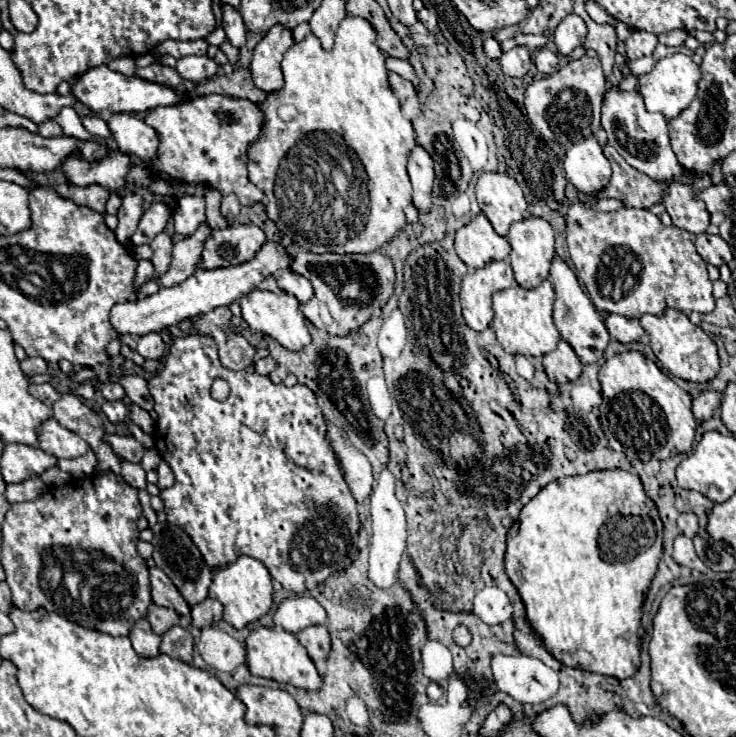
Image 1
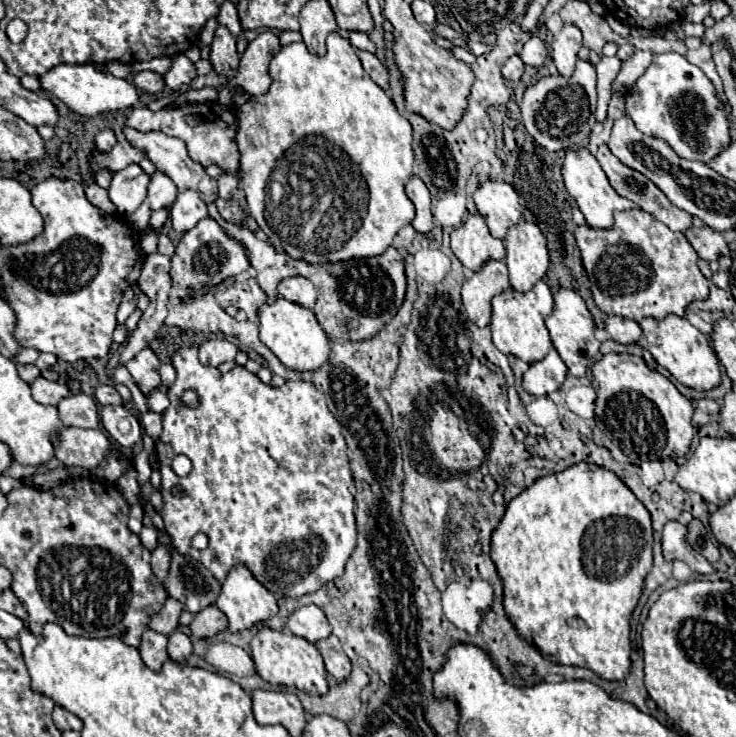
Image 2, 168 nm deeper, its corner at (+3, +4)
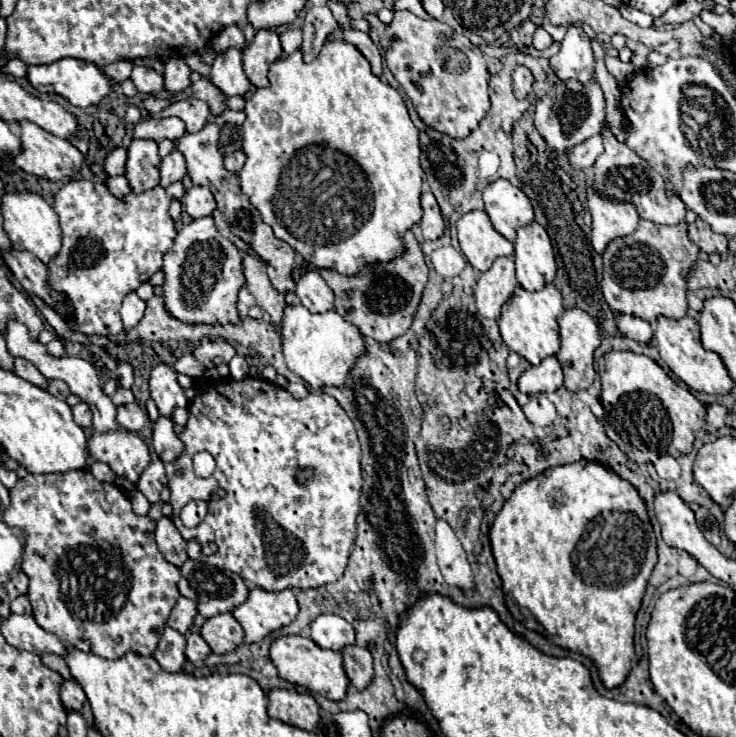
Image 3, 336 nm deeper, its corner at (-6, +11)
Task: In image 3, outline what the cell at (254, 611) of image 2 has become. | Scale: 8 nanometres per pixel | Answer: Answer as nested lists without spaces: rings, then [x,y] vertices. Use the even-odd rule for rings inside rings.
[[[252,588],[248,598],[232,610],[234,618],[242,624],[244,642],[260,642],[270,632],[290,624],[298,614],[298,602],[292,590],[268,592]]]

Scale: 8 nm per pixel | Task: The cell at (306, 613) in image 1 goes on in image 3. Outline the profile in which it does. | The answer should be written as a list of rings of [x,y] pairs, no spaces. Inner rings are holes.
[[[320,614],[310,624],[310,636],[316,644],[330,650],[342,650],[348,644],[354,644],[354,628],[336,614]]]

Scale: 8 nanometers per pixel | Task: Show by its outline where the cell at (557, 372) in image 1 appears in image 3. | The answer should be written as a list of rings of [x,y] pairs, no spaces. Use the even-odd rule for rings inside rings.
[[[556,356],[544,358],[538,366],[530,366],[518,380],[518,388],[524,394],[540,394],[540,392],[556,392],[564,384],[562,366]]]

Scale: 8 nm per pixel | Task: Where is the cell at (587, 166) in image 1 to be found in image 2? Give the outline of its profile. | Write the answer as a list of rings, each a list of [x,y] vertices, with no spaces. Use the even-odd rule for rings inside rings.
[[[585,147],[567,151],[567,155],[563,159],[563,179],[565,179],[565,189],[577,201],[581,213],[585,215],[587,225],[593,229],[609,229],[609,227],[613,227],[613,213],[615,211],[633,209],[633,203],[629,199],[625,199],[613,191],[601,165]]]

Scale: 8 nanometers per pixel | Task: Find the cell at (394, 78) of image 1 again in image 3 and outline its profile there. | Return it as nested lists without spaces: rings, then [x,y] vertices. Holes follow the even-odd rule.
[[[344,30],[344,36],[342,36],[346,42],[354,44],[364,56],[366,60],[370,62],[372,66],[372,72],[374,76],[380,76],[382,74],[382,54],[378,50],[378,46],[372,42],[372,38],[366,34],[366,32],[360,32],[360,30]]]

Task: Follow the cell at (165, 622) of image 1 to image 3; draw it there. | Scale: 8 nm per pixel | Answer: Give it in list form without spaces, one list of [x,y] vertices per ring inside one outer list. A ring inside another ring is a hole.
[[[180,596],[178,602],[176,602],[176,606],[172,608],[172,612],[168,616],[168,626],[174,628],[174,630],[178,630],[180,634],[186,634],[190,630],[192,622],[194,622],[196,612],[198,610],[196,610],[194,600],[188,600],[188,598]]]

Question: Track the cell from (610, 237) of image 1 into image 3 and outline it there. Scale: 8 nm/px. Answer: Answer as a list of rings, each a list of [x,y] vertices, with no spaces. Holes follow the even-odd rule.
[[[640,220],[634,234],[612,240],[602,254],[602,294],[608,306],[620,314],[634,314],[648,322],[660,314],[666,318],[686,316],[686,282],[692,268],[696,268],[698,252],[700,248],[680,226],[662,226],[650,220]]]

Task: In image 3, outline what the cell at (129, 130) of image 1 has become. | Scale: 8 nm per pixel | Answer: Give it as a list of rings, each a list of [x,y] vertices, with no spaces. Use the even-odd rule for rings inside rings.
[[[208,124],[200,132],[194,132],[194,134],[186,132],[182,138],[174,140],[174,150],[178,150],[180,154],[184,154],[186,166],[188,166],[188,174],[190,174],[192,182],[200,184],[200,186],[212,188],[216,204],[218,204],[218,210],[224,214],[230,230],[236,236],[240,236],[246,244],[250,244],[254,248],[254,252],[258,252],[258,256],[262,256],[262,260],[266,260],[268,276],[270,276],[274,288],[280,294],[292,292],[294,290],[294,280],[292,280],[290,272],[296,268],[294,250],[284,240],[278,240],[274,236],[272,228],[262,222],[260,212],[250,204],[250,198],[240,190],[238,176],[232,174],[232,172],[228,172],[224,168],[224,164],[222,164],[224,156],[218,152],[218,140],[220,140],[220,128],[216,124]]]

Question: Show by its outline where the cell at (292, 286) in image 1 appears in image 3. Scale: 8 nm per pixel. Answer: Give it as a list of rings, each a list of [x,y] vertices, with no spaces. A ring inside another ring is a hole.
[[[308,270],[296,280],[294,292],[300,302],[314,314],[328,312],[334,306],[334,292],[328,288],[328,284],[316,270]]]

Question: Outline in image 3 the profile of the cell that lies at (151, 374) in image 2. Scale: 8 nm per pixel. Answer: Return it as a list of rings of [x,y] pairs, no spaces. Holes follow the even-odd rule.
[[[156,364],[150,372],[150,396],[156,402],[160,414],[170,416],[176,406],[188,406],[188,398],[184,396],[176,372],[168,364]]]

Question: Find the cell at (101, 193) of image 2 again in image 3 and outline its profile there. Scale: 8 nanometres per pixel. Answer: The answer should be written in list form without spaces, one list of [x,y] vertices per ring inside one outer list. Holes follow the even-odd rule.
[[[124,176],[108,178],[108,180],[106,180],[106,188],[110,190],[110,194],[112,194],[112,196],[118,196],[118,198],[122,198],[122,196],[130,194],[130,188],[128,188],[128,184],[126,184],[126,178],[124,178]]]

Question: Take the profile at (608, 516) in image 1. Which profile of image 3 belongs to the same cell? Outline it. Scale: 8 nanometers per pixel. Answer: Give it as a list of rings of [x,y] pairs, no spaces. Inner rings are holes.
[[[578,460],[578,462],[572,462],[572,464],[548,468],[546,472],[538,474],[536,478],[530,478],[524,484],[520,484],[512,492],[512,496],[504,502],[502,510],[498,512],[498,516],[496,516],[496,520],[490,528],[490,542],[492,542],[492,552],[494,552],[494,558],[496,558],[498,574],[502,578],[502,590],[504,590],[506,606],[512,612],[514,620],[518,620],[520,624],[526,626],[526,614],[532,614],[534,620],[538,620],[538,624],[546,630],[550,640],[558,640],[564,650],[570,650],[570,652],[576,652],[576,654],[582,654],[582,656],[588,656],[590,660],[594,660],[606,688],[620,686],[628,678],[632,658],[634,658],[634,620],[636,620],[636,612],[640,608],[648,578],[650,578],[650,574],[652,574],[652,570],[658,562],[654,528],[650,524],[648,508],[646,508],[642,496],[638,494],[638,490],[628,480],[620,478],[612,468],[608,468],[600,462]]]

